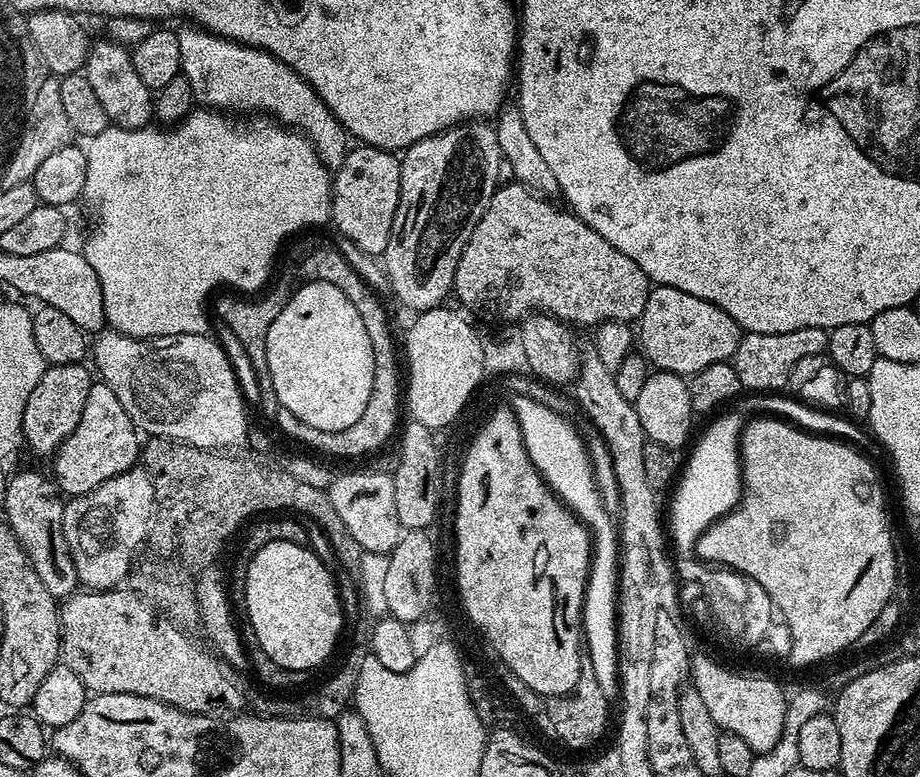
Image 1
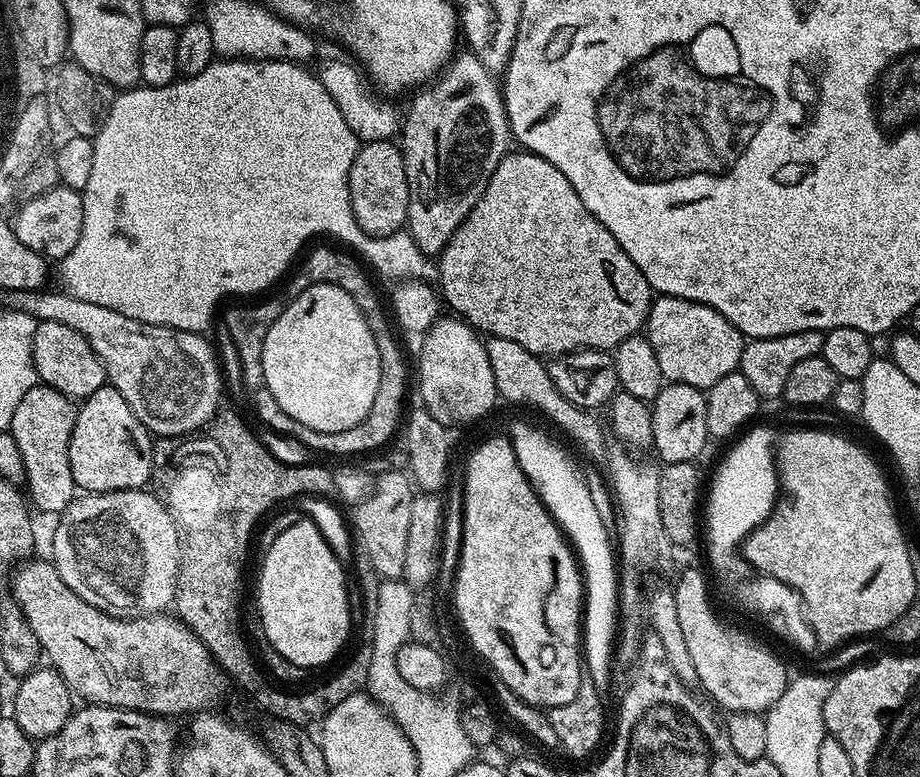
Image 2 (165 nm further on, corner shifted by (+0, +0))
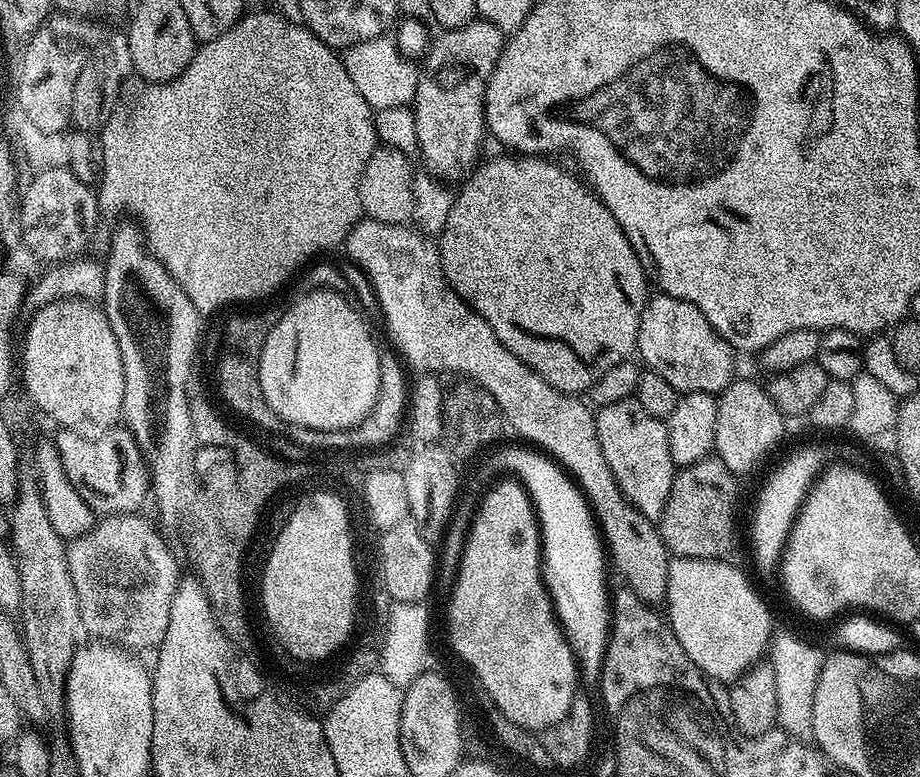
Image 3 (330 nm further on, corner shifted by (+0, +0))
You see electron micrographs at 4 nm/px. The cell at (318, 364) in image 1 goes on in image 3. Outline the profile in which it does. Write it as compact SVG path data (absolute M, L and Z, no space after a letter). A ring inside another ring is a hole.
M305 292L287 309L281 311L280 321L276 323L270 330L270 334L266 338L266 342L262 346L262 350L258 354L258 367L260 370L260 385L262 386L262 394L266 398L266 402L270 402L270 406L278 415L280 415L285 424L297 424L298 426L306 426L307 428L317 428L323 432L336 432L339 428L352 428L355 424L366 419L370 414L370 410L374 406L374 402L378 398L378 390L380 389L380 354L381 349L376 348L376 344L372 341L372 336L368 333L368 328L364 325L364 320L347 304L345 297L338 292Z

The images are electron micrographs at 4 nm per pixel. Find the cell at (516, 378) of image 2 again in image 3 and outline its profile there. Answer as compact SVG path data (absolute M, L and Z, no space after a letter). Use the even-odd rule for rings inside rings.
M361 218L356 221L356 225L348 231L348 236L344 239L342 245L343 251L348 251L348 256L356 264L361 264L364 267L364 272L368 275L368 280L372 283L372 288L376 291L376 300L380 303L380 312L384 315L384 328L388 331L388 336L392 339L391 347L395 349L397 353L409 365L413 364L414 367L420 368L421 373L424 374L441 374L440 372L457 372L457 377L467 378L469 381L480 384L486 389L487 392L492 395L494 402L498 402L500 407L500 413L504 415L507 427L513 428L518 435L521 436L521 441L527 442L529 445L535 446L541 453L547 454L567 471L568 476L572 478L579 485L580 491L583 492L585 499L591 507L591 513L595 519L595 523L598 525L599 531L602 533L603 539L606 541L607 551L610 553L611 563L616 563L618 571L624 575L624 580L627 587L634 594L638 594L638 598L642 598L647 604L653 606L660 606L665 603L668 594L668 561L670 559L670 553L668 547L665 546L664 540L660 537L659 527L650 518L646 518L646 514L642 514L633 504L625 498L622 494L622 490L618 486L618 482L614 478L614 474L610 470L610 466L606 462L606 454L602 454L602 446L598 444L598 430L596 429L596 417L593 409L589 407L587 403L583 404L583 399L577 398L575 395L559 392L554 386L550 386L550 382L546 382L538 373L533 370L530 366L526 366L526 362L522 362L522 358L518 358L515 354L506 347L498 337L494 334L494 330L490 330L490 326L482 317L475 312L469 304L463 300L454 289L448 284L448 279L444 273L444 267L440 261L440 249L429 237L425 236L423 232L417 230L412 226L405 226L402 224L387 224L386 222L378 222L377 220L369 220L367 218Z

